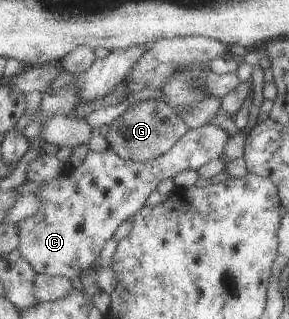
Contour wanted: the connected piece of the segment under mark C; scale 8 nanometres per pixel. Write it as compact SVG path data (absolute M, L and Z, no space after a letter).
M204 125L192 128L164 155L156 157L154 161L136 162L120 157L118 153L107 146L102 151L89 151L78 167L69 167L67 173L54 177L38 186L36 195L42 199L42 209L24 221L18 221L17 248L22 257L34 267L37 274L50 277L64 277L74 279L79 277L85 269L94 268L98 256L104 245L108 243L118 227L130 217L136 216L146 205L148 197L156 191L156 187L165 179L174 178L184 170L198 170L210 161L217 159L226 151L230 135L216 125Z

